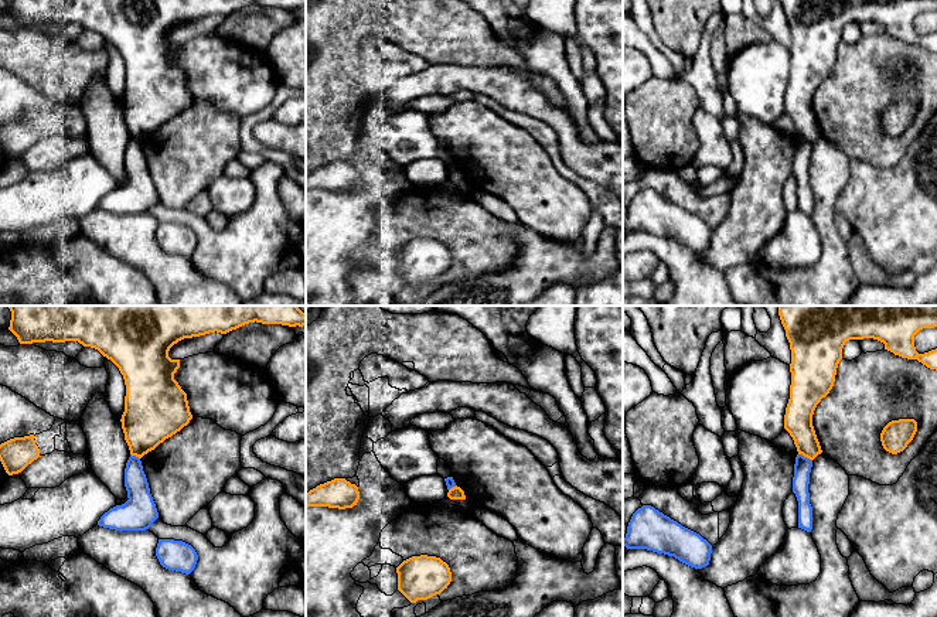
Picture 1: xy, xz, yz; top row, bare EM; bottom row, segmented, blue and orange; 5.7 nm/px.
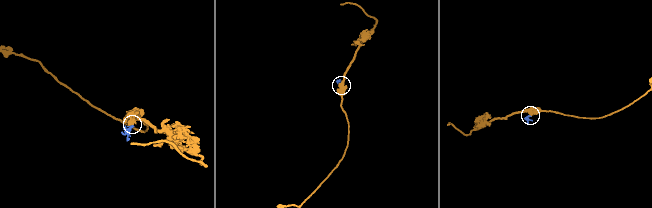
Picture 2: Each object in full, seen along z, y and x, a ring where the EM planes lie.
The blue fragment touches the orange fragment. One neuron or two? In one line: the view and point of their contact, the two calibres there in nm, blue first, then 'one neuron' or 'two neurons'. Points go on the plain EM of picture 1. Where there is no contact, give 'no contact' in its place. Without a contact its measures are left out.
meets blue in yz at (806, 140); 100 nm thick on the blue side, 160 nm on the other; two neurons

